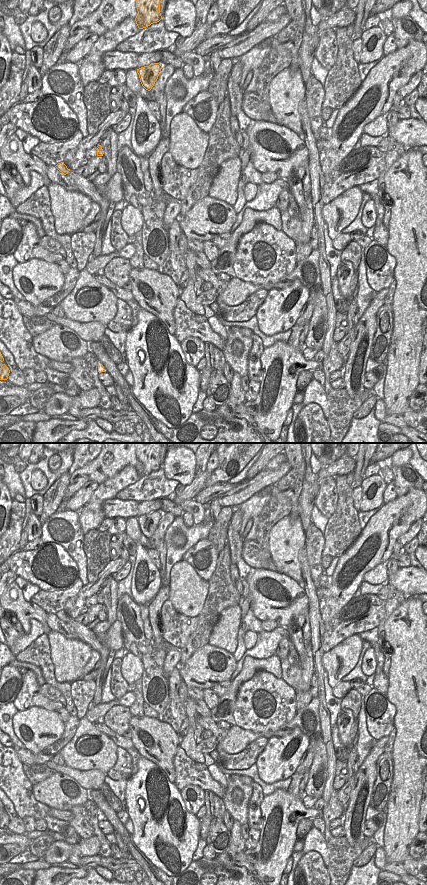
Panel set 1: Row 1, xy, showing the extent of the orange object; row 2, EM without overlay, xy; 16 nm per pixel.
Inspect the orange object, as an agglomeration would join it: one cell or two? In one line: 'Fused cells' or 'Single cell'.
Fused cells

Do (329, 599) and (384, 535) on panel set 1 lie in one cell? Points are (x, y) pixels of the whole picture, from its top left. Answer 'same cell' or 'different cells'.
same cell

